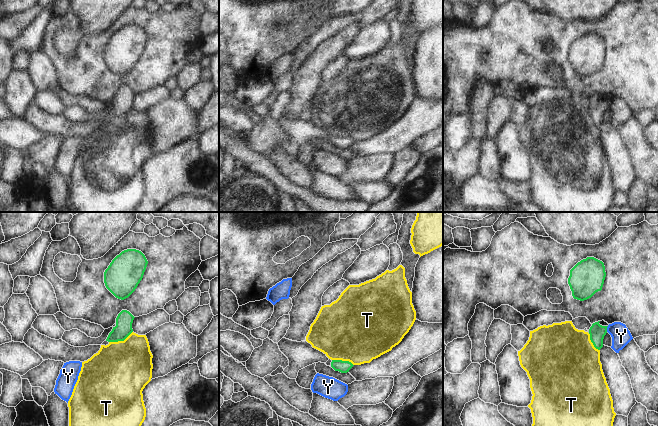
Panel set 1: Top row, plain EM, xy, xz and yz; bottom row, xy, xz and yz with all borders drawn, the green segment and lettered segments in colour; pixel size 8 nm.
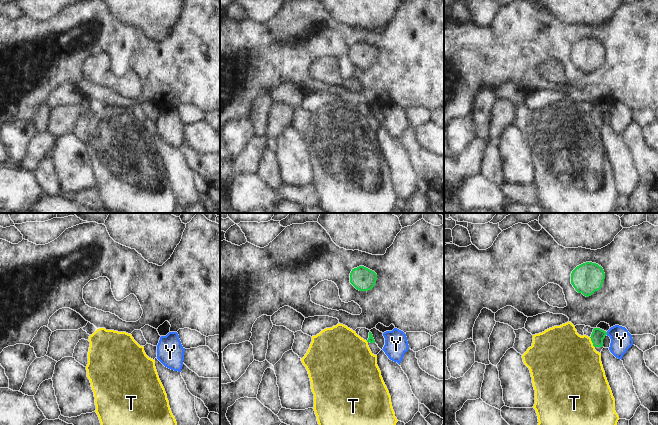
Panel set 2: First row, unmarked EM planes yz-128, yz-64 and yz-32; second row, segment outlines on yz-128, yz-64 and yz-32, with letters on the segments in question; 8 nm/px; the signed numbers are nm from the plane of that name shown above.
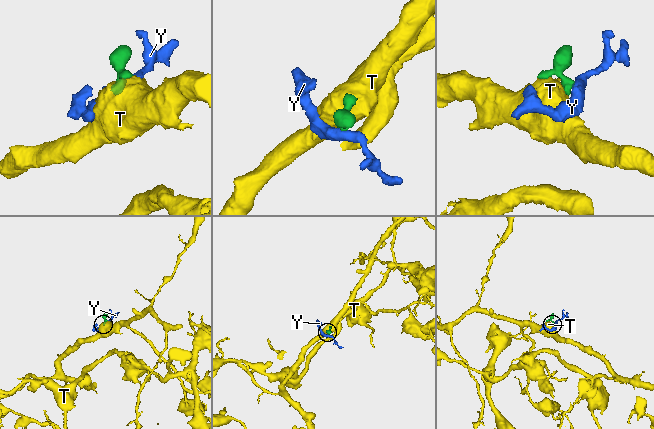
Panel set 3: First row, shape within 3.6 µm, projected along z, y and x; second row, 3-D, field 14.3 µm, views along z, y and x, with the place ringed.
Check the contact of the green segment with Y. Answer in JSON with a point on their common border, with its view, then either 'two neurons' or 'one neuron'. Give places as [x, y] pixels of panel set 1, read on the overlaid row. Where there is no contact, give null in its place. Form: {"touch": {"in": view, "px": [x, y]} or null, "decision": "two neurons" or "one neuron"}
{"touch": {"in": "yz", "px": [606, 329]}, "decision": "two neurons"}

